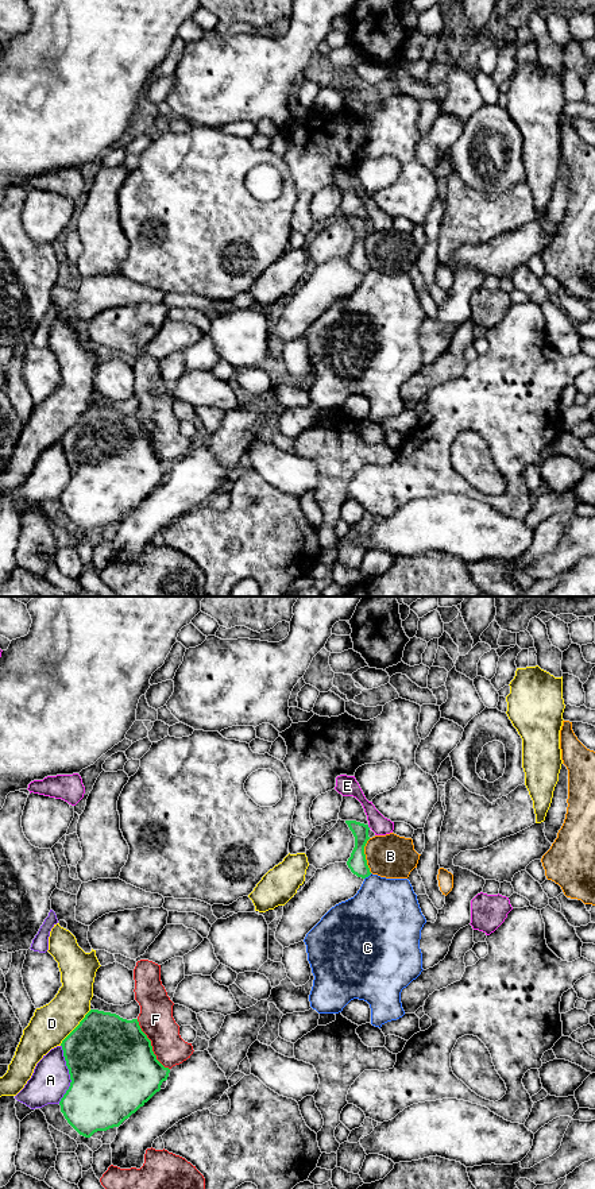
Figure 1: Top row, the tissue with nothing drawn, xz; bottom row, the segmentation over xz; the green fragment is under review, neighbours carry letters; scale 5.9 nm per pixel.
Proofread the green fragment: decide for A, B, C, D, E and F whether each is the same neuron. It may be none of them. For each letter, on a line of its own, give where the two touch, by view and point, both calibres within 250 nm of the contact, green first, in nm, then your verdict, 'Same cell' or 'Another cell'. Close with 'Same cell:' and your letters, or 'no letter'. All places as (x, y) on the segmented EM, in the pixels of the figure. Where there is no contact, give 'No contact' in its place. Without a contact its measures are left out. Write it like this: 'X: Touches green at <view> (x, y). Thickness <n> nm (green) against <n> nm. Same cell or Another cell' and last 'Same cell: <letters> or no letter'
A: Touches green at xz (69, 1073). Thickness 500 nm (green) against 220 nm. Another cell
B: Touches green at xz (364, 856). Thickness 110 nm (green) against 260 nm. Another cell
C: Touches green at xz (367, 876). Thickness 110 nm (green) against 420 nm. Another cell
D: Touches green at xz (76, 1027). Thickness 480 nm (green) against 240 nm. Another cell
E: Touches green at xz (367, 826). Thickness 110 nm (green) against 110 nm. Another cell
F: Touches green at xz (150, 1045). Thickness 500 nm (green) against 200 nm. Another cell
Same cell: no letter

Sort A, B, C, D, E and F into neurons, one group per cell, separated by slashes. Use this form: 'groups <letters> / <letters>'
groups A / B F / C / D / E

